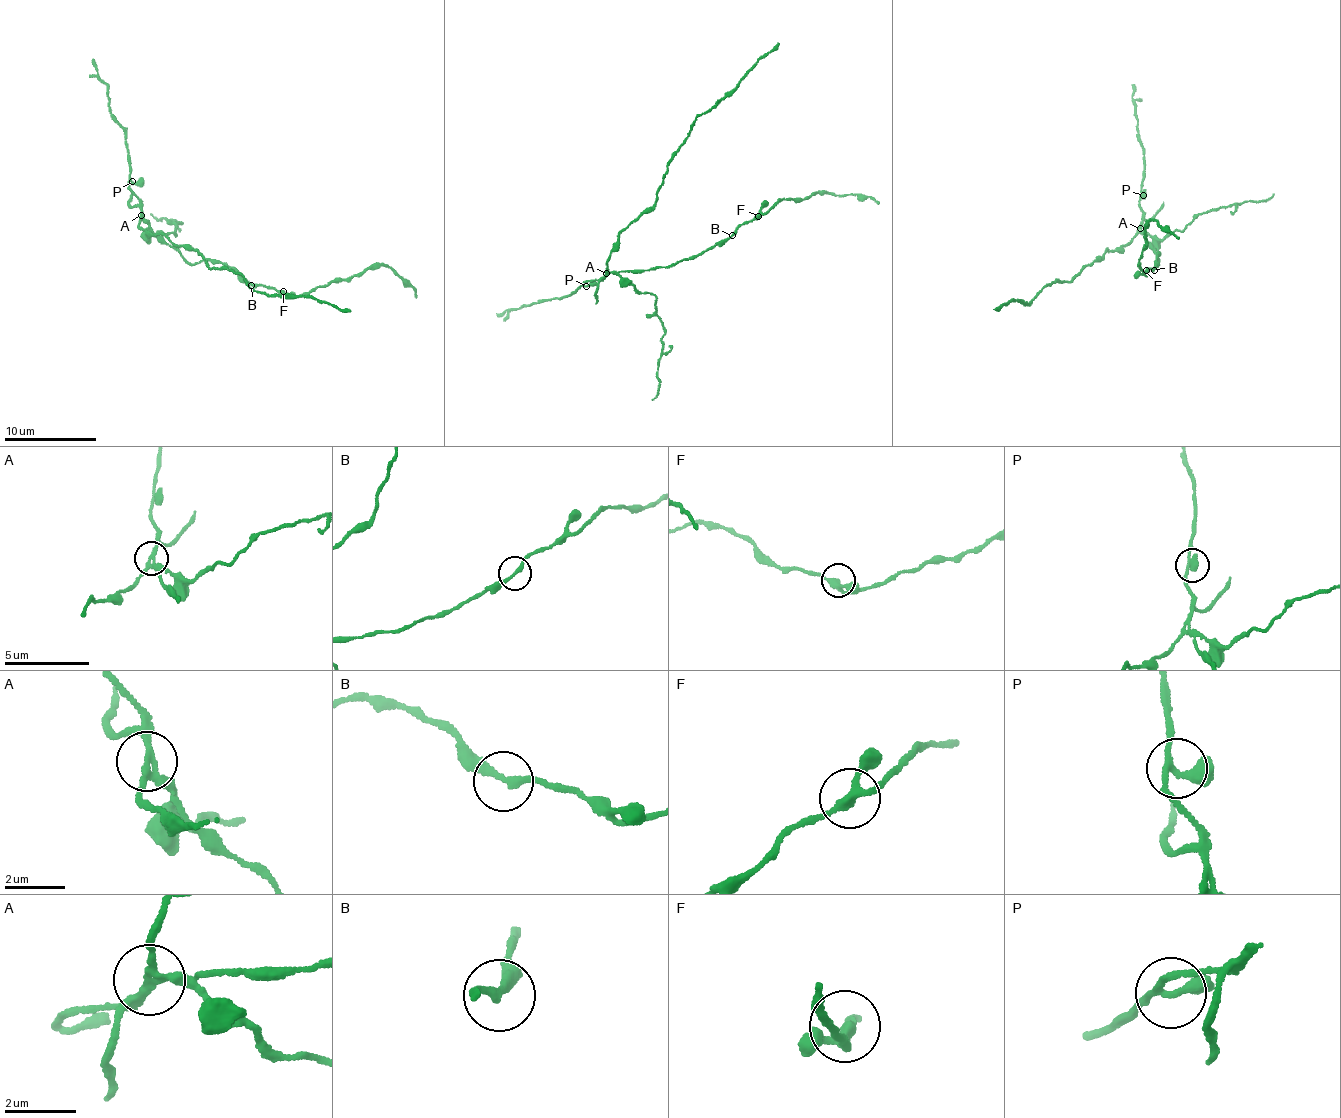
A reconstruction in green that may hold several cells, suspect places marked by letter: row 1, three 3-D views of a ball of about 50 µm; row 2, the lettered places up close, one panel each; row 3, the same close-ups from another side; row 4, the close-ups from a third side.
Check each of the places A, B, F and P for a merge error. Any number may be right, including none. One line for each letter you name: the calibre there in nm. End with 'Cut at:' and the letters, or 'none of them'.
A: 190 nm thick
Cut at: A

